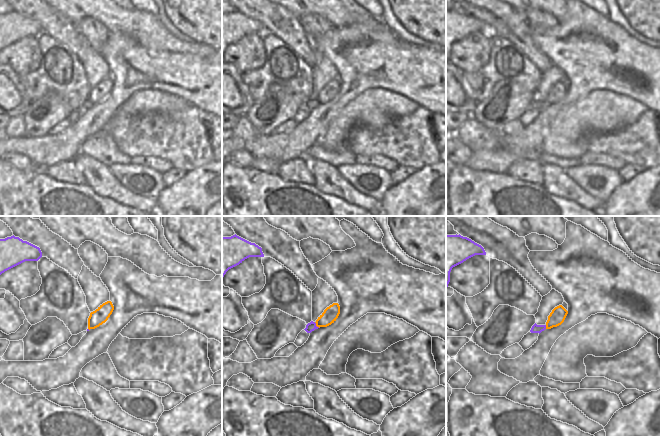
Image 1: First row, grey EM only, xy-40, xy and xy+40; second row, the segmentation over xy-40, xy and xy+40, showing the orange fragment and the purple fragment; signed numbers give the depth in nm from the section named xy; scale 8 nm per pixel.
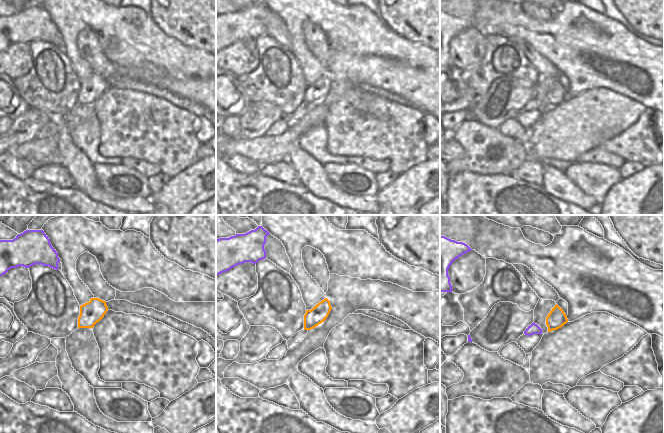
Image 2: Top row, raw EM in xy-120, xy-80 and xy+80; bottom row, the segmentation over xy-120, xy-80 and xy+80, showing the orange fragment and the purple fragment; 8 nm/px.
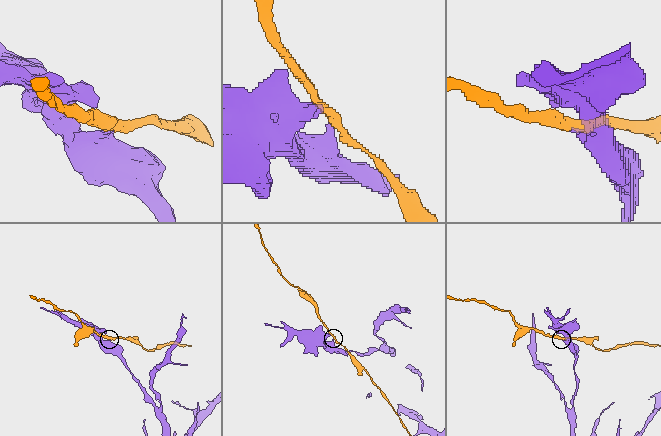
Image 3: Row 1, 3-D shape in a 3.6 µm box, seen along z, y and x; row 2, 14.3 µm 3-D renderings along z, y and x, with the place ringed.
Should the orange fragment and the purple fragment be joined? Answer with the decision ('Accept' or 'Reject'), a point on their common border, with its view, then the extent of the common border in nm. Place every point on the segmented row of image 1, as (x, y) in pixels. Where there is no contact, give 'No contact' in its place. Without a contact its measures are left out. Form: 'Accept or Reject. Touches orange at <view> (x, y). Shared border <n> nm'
Reject. Touches orange at xy (316, 325). Shared border 60 nm.

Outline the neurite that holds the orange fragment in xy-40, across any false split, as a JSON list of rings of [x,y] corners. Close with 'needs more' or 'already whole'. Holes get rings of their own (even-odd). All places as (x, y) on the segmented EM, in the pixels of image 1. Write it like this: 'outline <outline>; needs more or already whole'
outline [[[107,301],[100,305],[95,311],[90,313],[88,318],[88,329],[95,329],[105,323],[114,310],[111,301]]]; already whole

